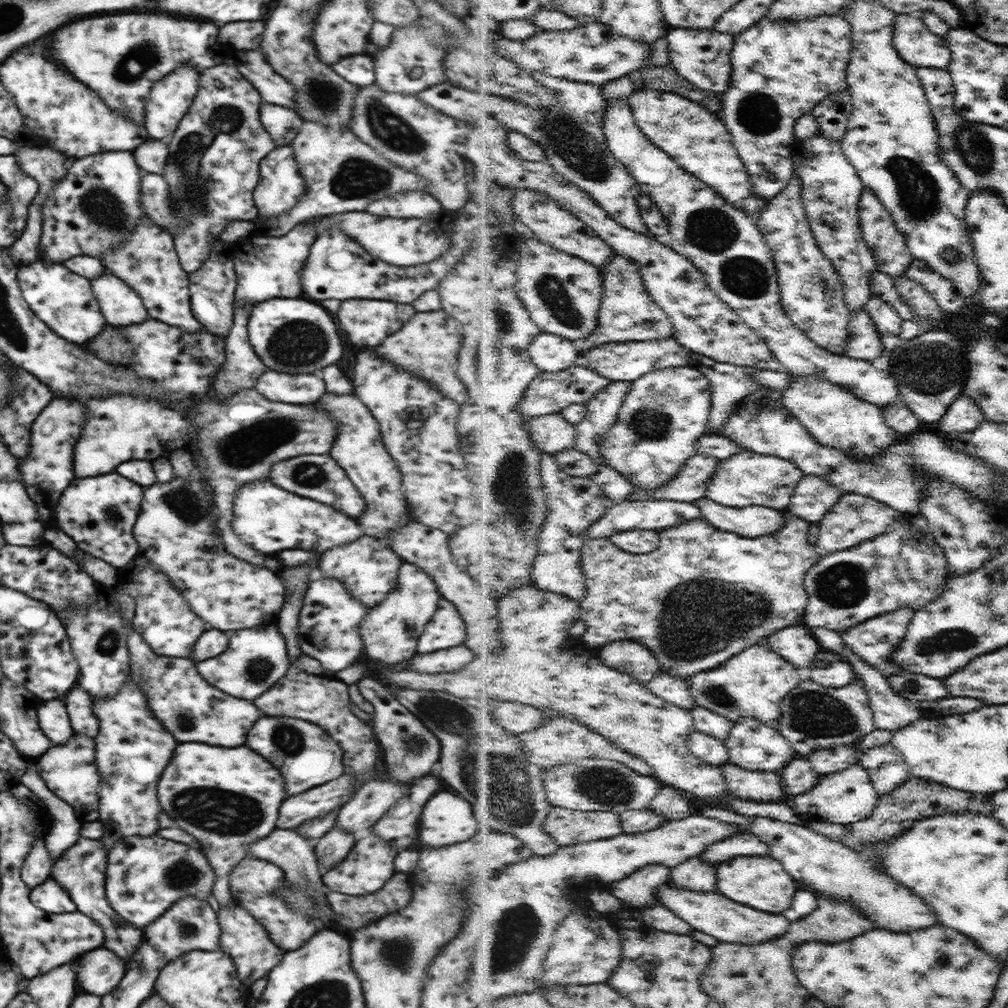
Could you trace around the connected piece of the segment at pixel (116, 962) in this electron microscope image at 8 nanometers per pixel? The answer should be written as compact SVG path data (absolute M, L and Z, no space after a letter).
M106 948L90 950L77 959L78 989L101 997L113 992L125 975L126 966L126 962Z

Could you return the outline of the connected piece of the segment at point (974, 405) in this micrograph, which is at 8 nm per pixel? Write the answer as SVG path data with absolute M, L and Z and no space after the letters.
M965 394L958 396L949 407L948 414L938 421L938 430L948 433L970 432L986 420L980 404Z

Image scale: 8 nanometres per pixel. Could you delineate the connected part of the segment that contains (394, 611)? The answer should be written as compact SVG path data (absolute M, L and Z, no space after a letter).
M402 563L397 576L397 585L387 594L387 598L369 607L366 616L358 625L358 632L364 642L364 654L378 662L404 662L414 656L418 636L424 632L426 622L430 622L436 612L441 597L433 578L419 566Z

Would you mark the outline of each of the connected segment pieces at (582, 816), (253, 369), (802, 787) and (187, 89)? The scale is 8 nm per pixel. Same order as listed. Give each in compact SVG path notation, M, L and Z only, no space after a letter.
M554 806L545 822L546 830L562 847L604 840L625 834L621 813L612 811L575 811Z
M242 305L233 310L234 320L229 334L225 336L226 360L212 386L217 398L230 398L243 388L252 388L260 374L266 372L266 366L256 358L248 342L247 322L253 306Z
M798 756L781 773L786 791L795 797L814 791L820 785L820 772L808 756Z
M185 66L157 80L152 85L148 100L145 102L144 126L150 139L167 140L170 138L182 117L188 112L192 100L198 92L200 77L199 70L192 70Z

